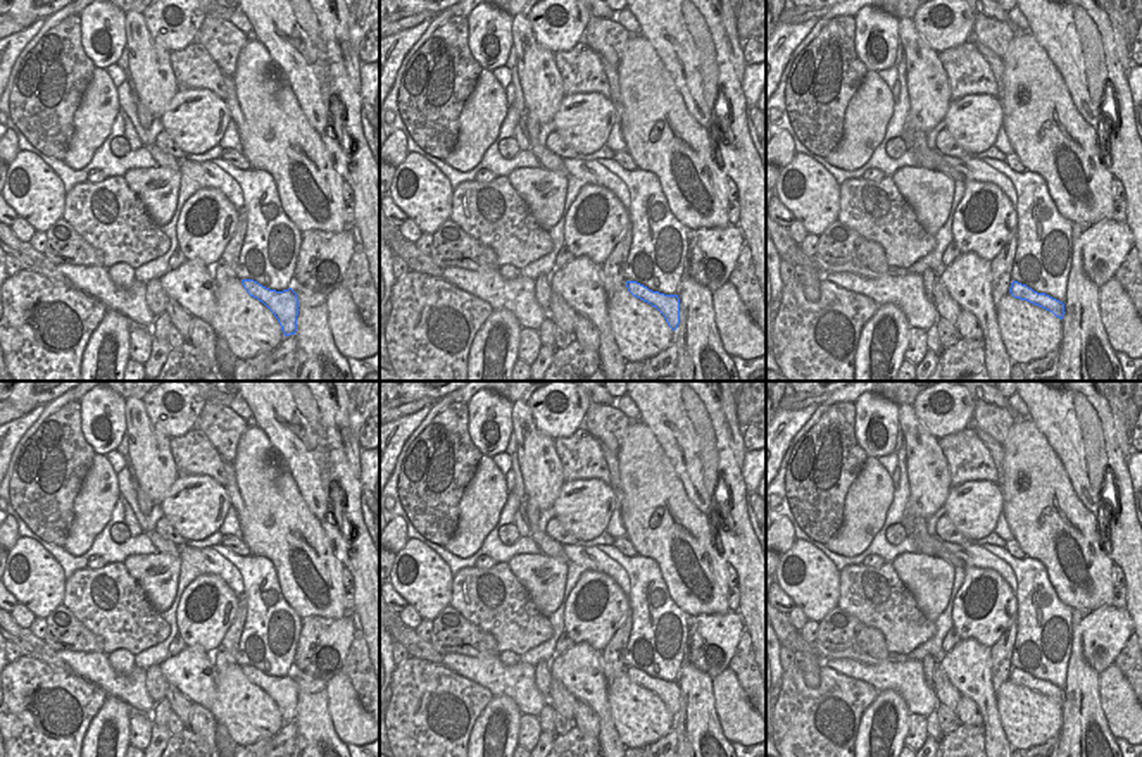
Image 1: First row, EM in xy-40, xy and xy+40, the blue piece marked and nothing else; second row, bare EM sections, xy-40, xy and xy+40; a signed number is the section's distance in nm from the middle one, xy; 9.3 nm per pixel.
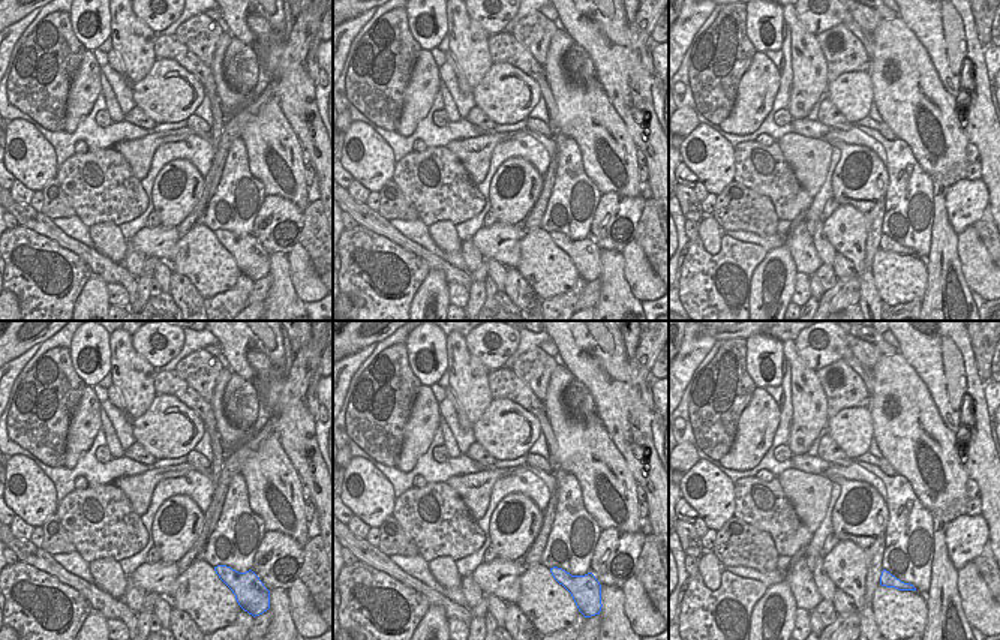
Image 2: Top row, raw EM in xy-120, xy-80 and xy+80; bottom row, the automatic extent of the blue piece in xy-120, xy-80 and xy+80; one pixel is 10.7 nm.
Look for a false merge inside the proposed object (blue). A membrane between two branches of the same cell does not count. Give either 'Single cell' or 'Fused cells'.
Single cell.

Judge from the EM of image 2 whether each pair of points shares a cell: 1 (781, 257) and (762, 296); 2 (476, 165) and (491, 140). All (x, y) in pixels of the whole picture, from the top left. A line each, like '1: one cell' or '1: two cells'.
1: one cell
2: one cell

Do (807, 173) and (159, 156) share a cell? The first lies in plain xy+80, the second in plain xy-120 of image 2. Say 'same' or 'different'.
different

